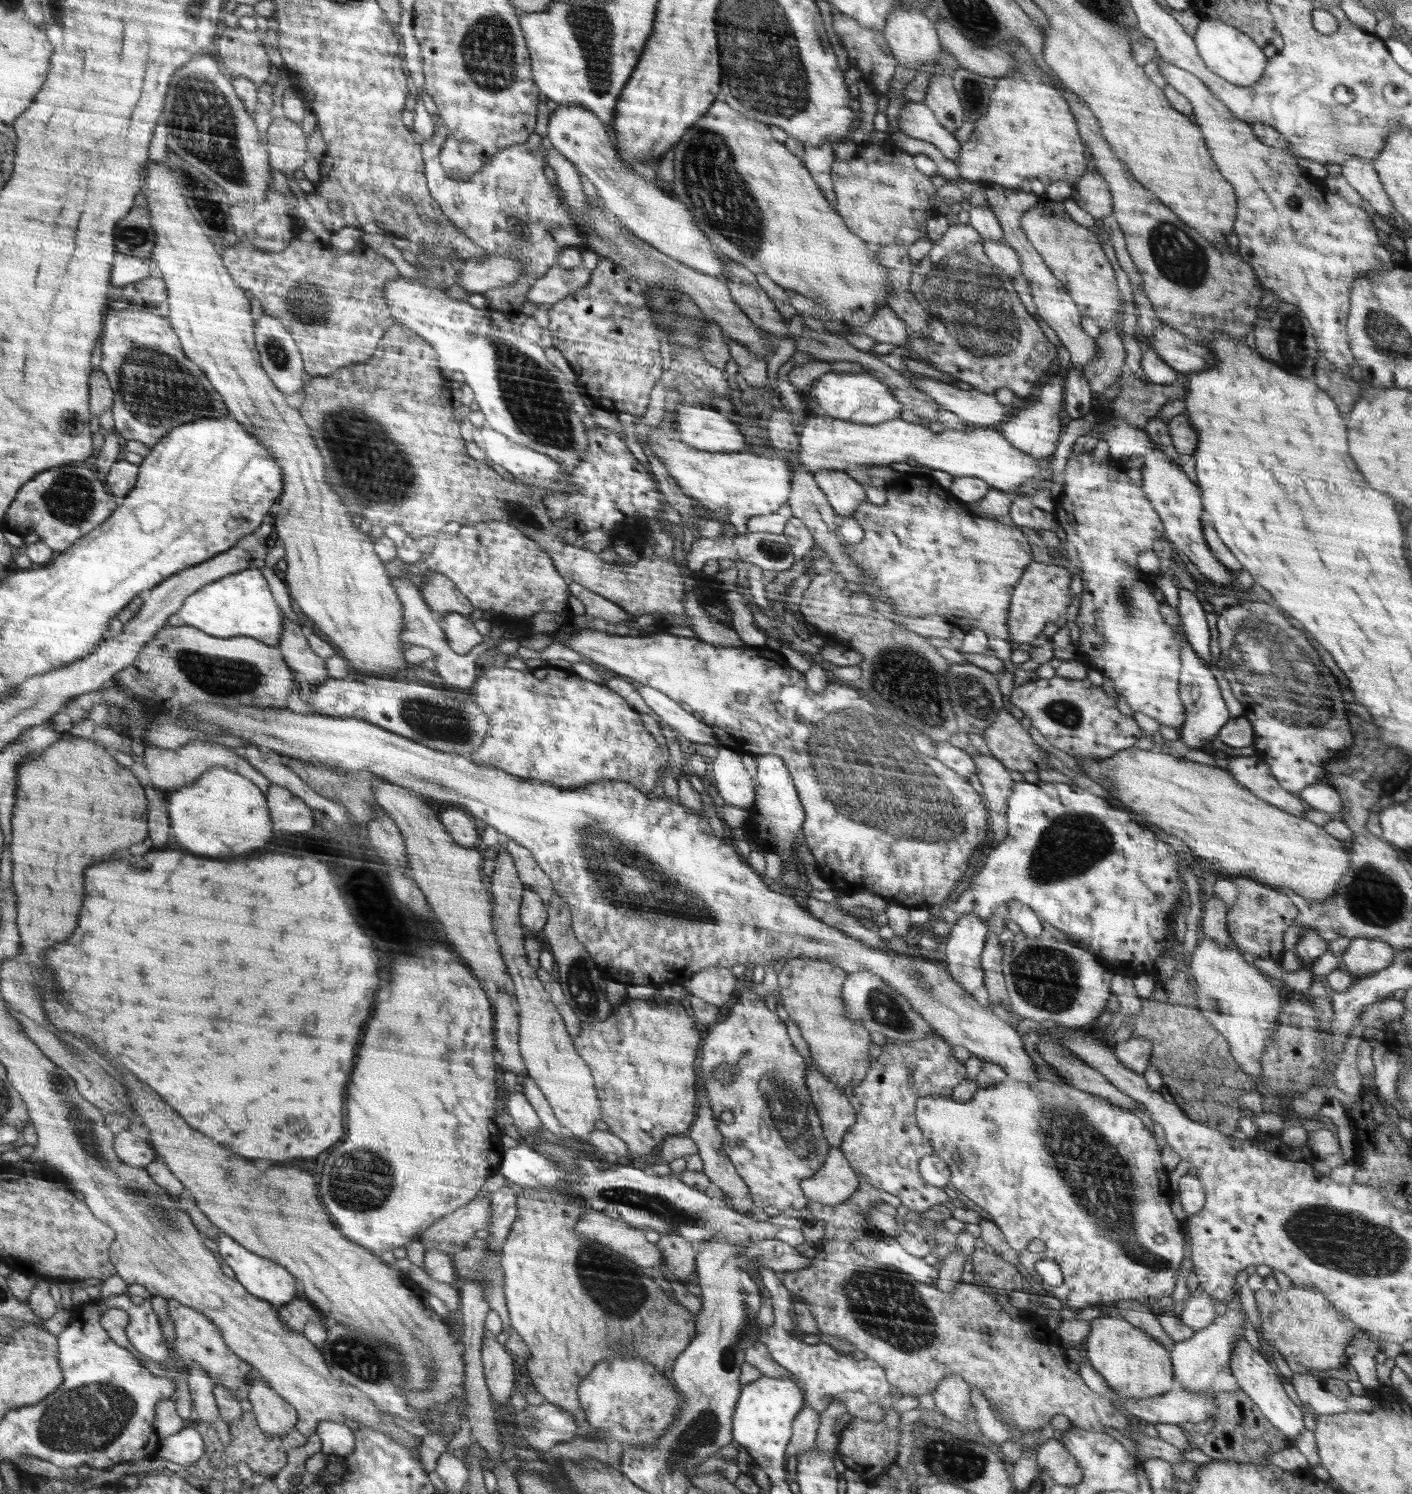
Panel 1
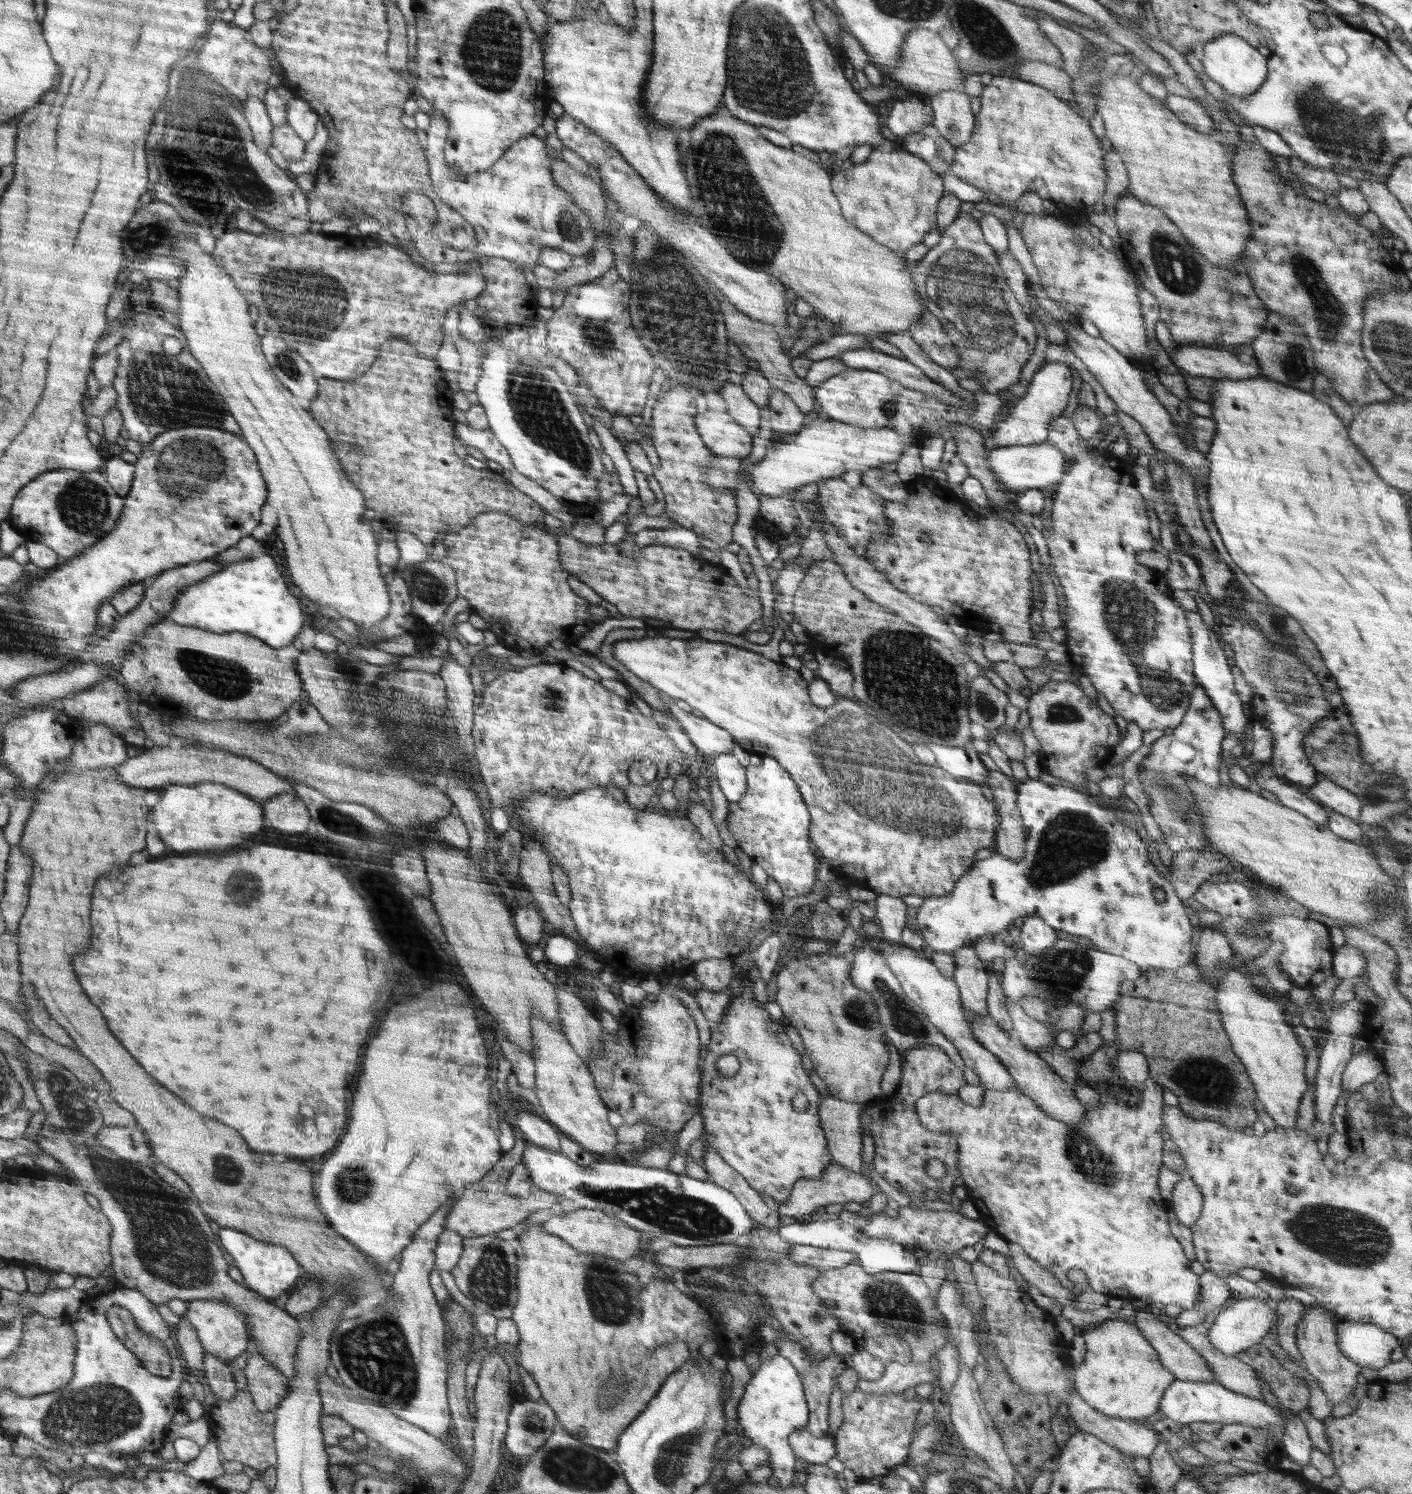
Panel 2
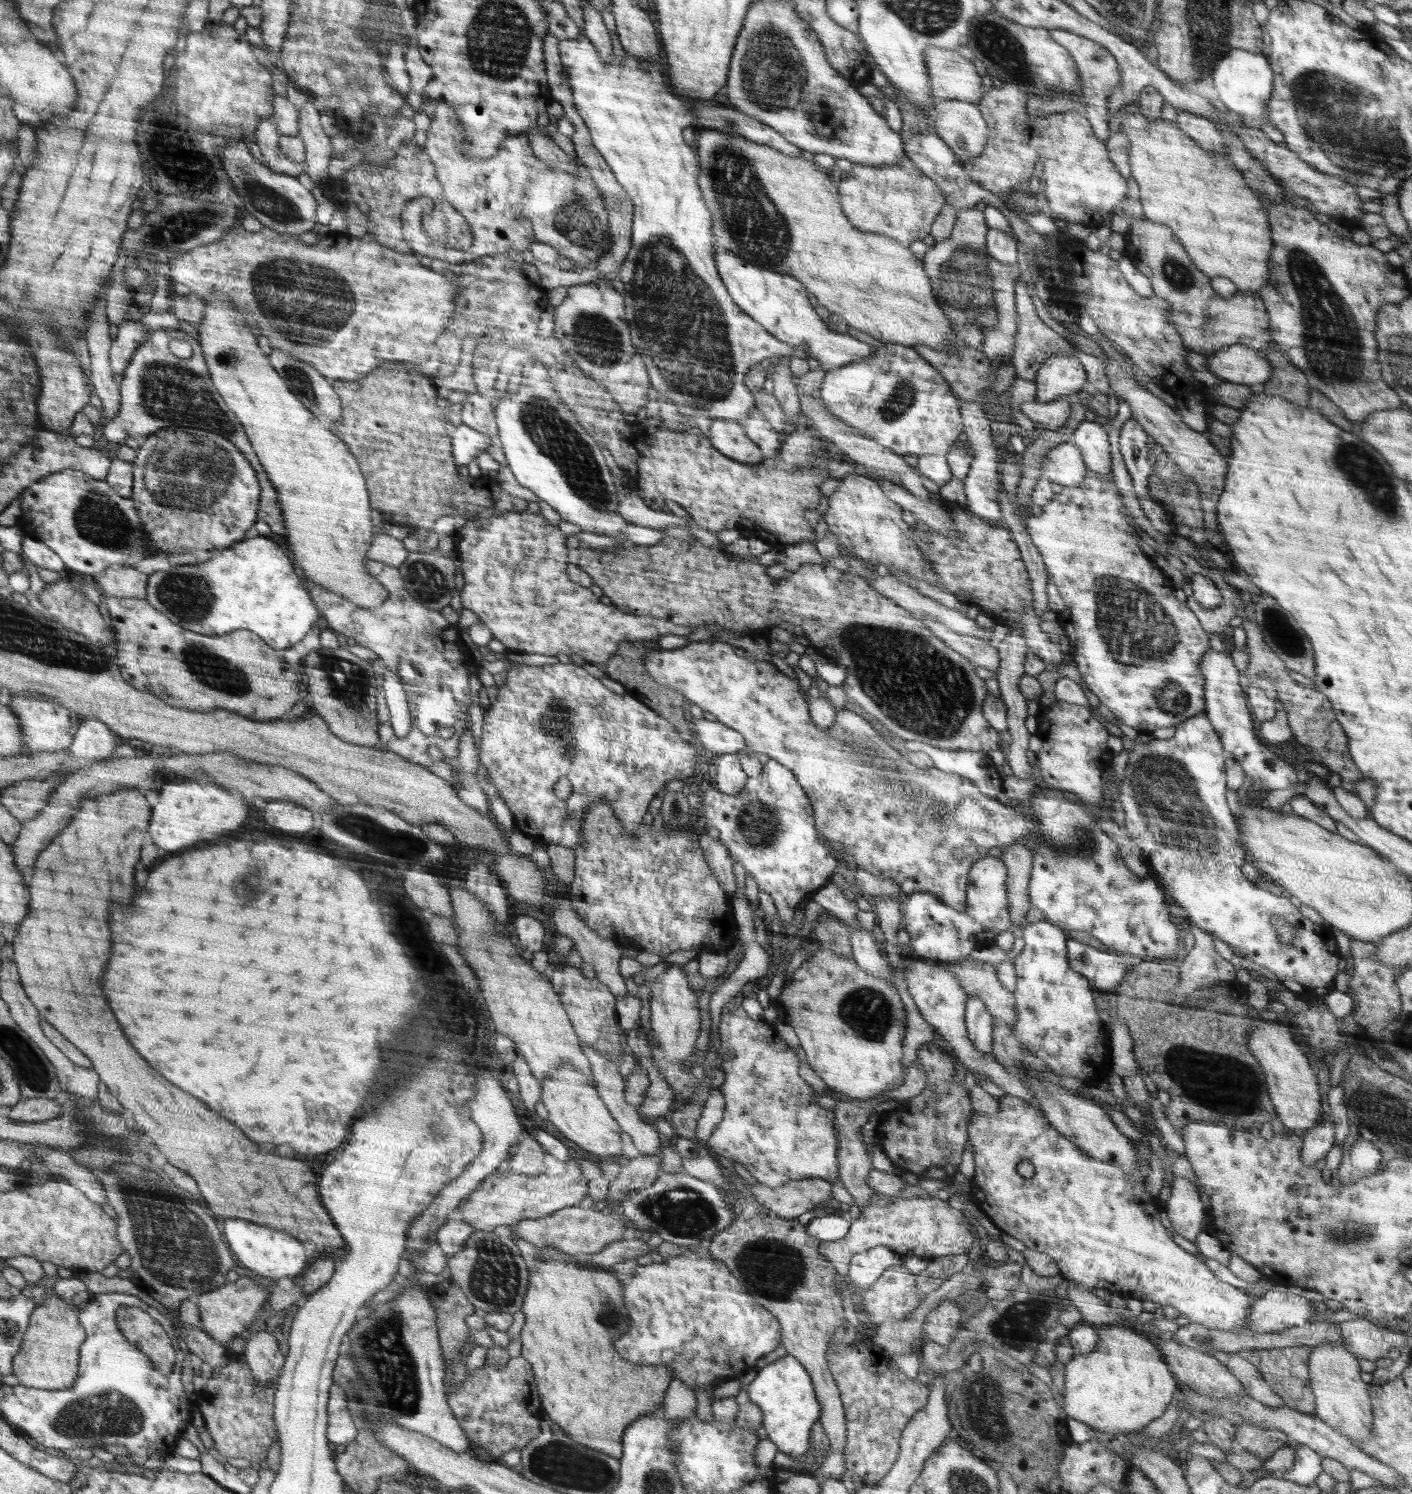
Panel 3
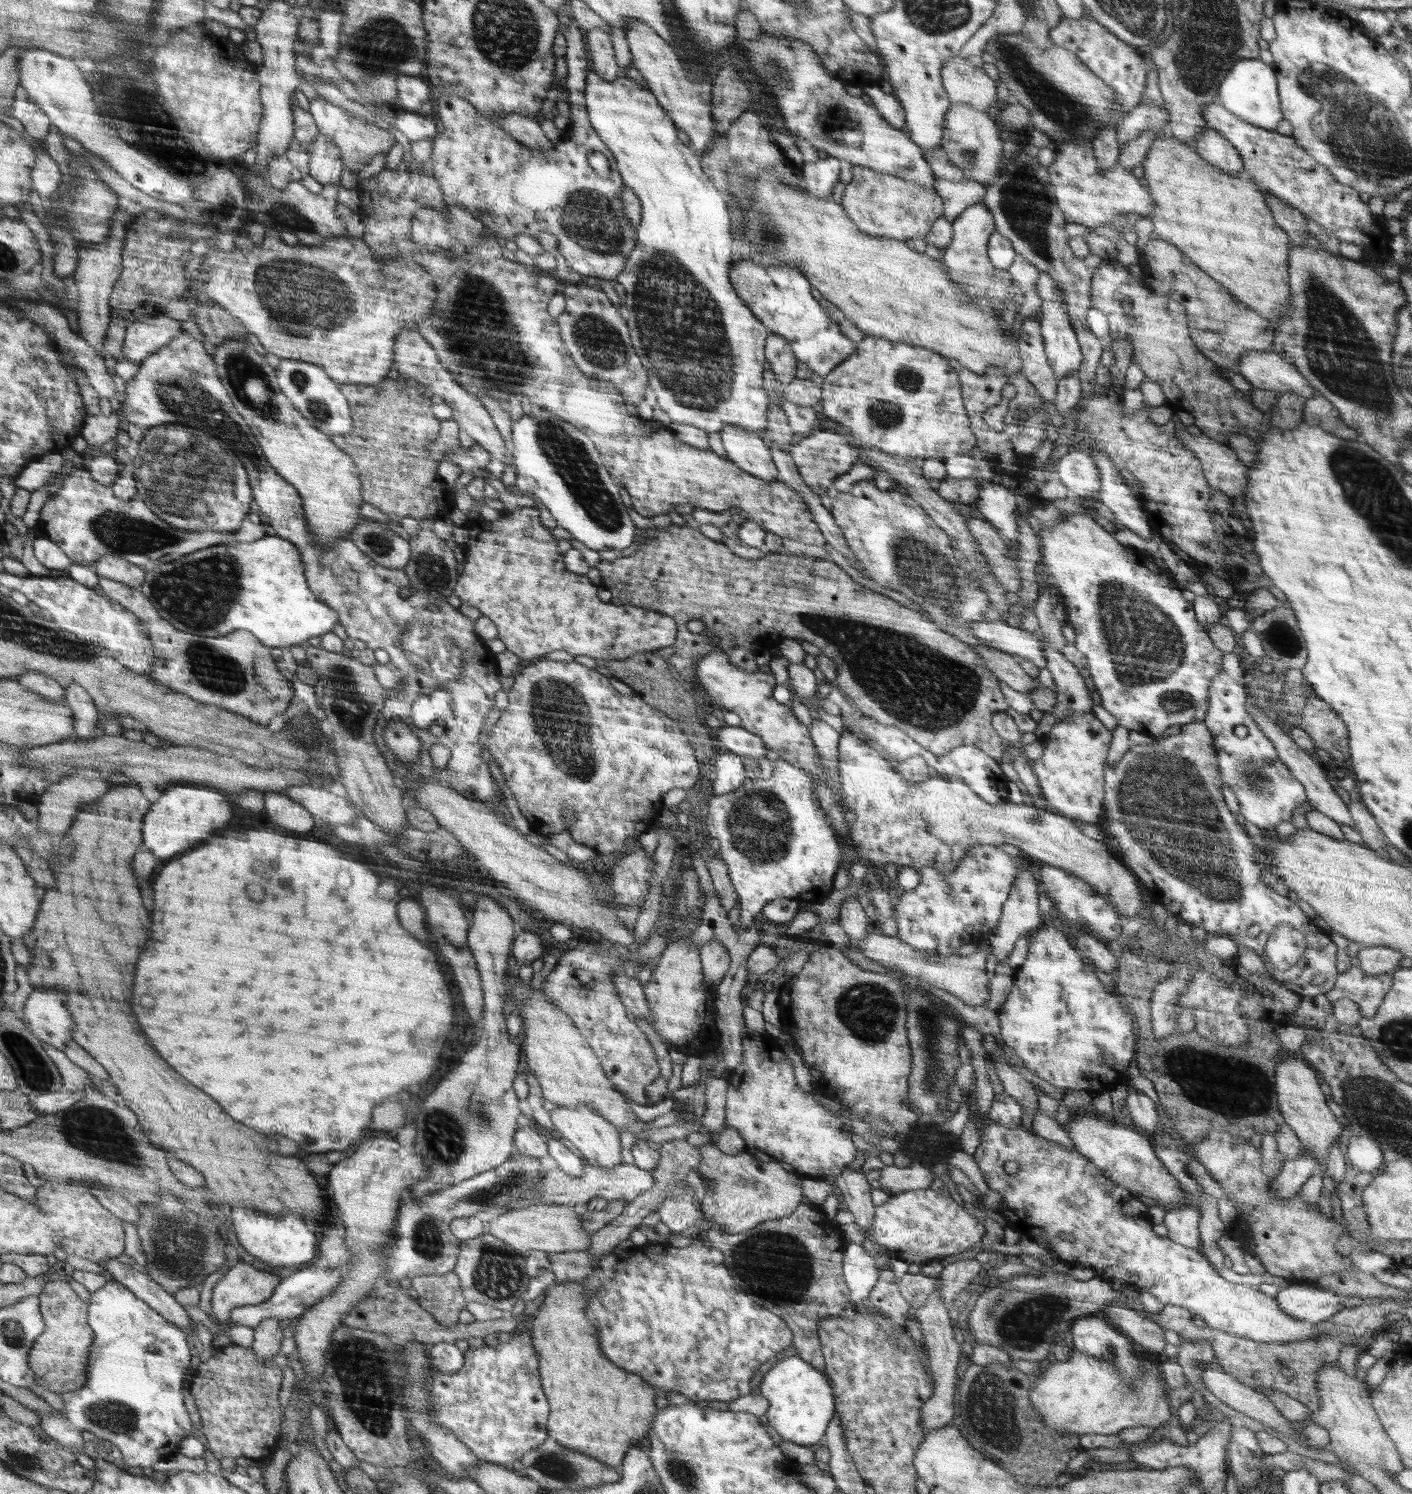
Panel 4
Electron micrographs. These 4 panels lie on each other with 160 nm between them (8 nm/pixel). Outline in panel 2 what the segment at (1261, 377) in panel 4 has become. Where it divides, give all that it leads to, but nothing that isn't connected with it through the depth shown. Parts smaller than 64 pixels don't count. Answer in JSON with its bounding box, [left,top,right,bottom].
[1171,344,1261,380]

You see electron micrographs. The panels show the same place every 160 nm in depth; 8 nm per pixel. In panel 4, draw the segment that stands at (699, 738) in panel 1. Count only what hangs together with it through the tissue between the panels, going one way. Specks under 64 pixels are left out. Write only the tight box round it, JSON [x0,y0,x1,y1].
[716,725,773,757]

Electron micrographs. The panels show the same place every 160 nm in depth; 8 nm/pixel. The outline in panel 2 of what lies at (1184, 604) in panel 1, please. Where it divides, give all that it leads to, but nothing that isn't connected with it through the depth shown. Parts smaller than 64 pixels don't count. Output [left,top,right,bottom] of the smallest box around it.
[1185,609,1250,742]

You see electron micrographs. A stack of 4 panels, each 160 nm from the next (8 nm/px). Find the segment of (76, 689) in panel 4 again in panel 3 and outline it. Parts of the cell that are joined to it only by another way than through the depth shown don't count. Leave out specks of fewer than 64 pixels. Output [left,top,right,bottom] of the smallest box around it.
[67,716,118,764]

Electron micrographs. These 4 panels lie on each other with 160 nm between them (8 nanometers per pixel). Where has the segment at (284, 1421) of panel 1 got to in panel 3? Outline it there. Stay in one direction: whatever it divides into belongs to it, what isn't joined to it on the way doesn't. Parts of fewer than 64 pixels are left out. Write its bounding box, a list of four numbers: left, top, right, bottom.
[243,1330,284,1386]

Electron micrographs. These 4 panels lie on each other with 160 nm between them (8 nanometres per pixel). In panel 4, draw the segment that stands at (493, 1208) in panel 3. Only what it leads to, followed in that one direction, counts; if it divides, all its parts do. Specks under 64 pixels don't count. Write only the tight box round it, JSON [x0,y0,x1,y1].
[536,1163,654,1206]

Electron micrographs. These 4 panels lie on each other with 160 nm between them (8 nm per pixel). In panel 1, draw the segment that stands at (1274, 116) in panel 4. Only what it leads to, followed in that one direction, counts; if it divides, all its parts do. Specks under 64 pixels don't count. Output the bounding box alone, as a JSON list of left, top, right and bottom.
[1193,19,1268,86]

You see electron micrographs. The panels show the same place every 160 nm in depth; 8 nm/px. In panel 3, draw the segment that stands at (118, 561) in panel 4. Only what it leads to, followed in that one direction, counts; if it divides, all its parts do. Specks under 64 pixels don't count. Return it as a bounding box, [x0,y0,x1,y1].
[96,565,148,599]

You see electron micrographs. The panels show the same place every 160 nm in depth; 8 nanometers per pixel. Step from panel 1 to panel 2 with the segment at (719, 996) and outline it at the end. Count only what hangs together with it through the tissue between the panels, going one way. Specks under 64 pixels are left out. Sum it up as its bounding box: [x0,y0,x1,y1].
[693,959,732,992]

